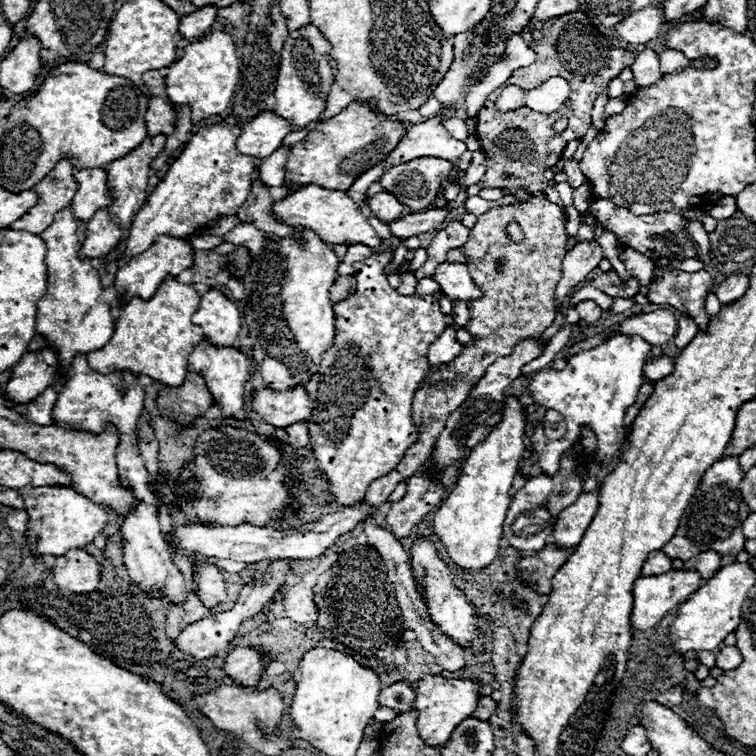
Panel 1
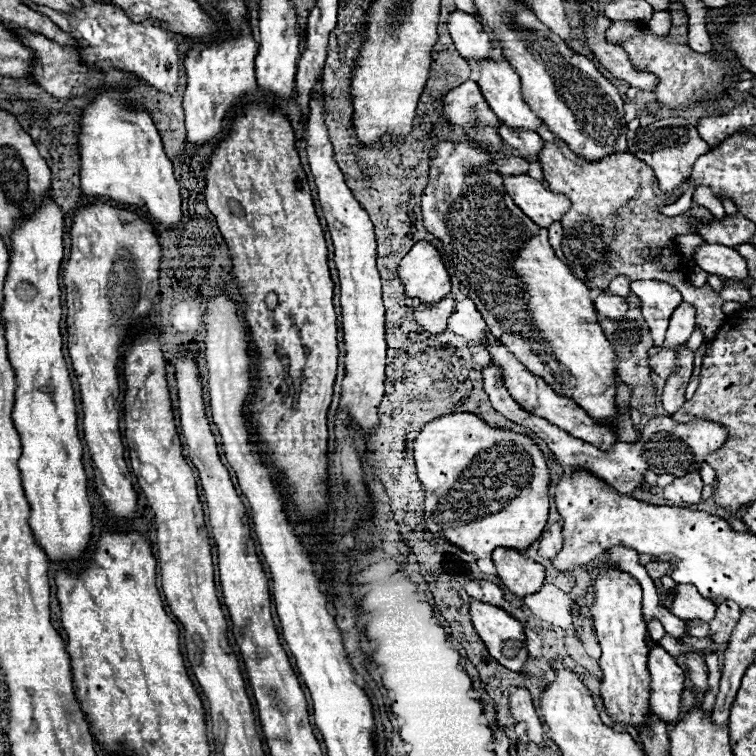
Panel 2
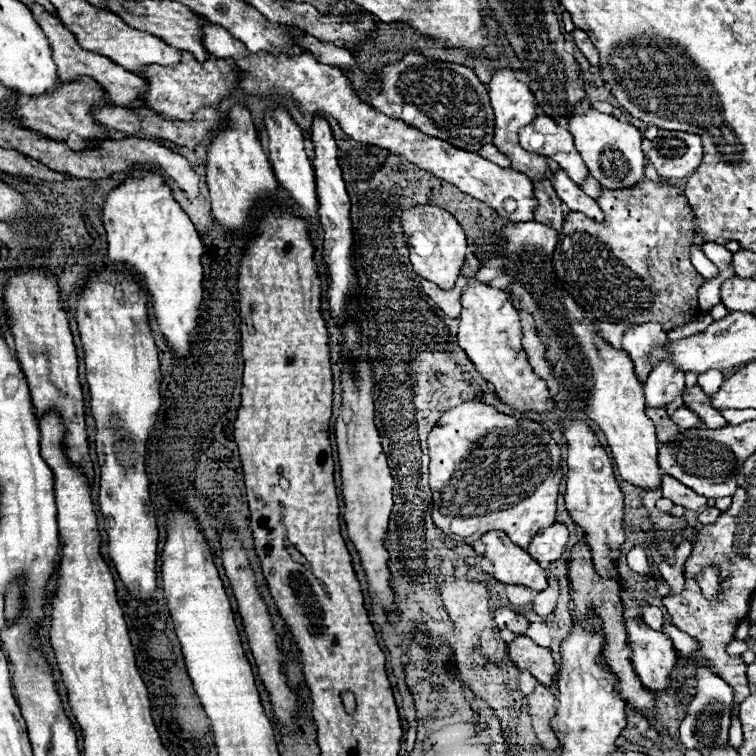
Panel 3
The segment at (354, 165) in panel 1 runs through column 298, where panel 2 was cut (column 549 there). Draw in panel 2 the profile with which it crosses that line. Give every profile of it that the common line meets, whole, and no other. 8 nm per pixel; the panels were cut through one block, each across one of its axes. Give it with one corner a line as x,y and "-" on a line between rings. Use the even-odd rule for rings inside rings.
554,140
544,142
544,148
538,152
538,160
542,164
544,182
552,192
566,194
572,200
570,210
562,216
564,238
562,238
562,252
570,262
570,270
576,278
580,278
588,288
606,290
608,282
614,276
628,276
630,280
648,280
656,278
660,282
668,282
676,286
684,298
684,302
696,308
696,324
706,338
714,338
722,320
726,315
720,308
726,301
746,304
752,300
748,284
743,281
725,280
721,294
717,294
708,284
702,288
694,288
688,282
687,260
676,248
676,236
688,234
692,228
688,222
694,218
710,220
710,212
702,206
694,206
688,216
664,216
664,222
656,220
662,214
656,212
658,206
666,206
666,202
676,202
680,190
674,194
664,194
658,188
654,178
654,170
638,160
630,152
616,152
614,156
604,156
602,160
590,162
582,160
582,156
574,156
566,142
-
580,208
596,208
598,214
590,216
592,224
586,232
586,216
584,216
584,230
582,230
582,216

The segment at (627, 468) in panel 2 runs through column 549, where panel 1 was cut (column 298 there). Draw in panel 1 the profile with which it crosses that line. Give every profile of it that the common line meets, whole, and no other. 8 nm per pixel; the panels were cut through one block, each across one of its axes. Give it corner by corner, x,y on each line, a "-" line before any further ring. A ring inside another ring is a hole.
296,422
296,424
290,424
286,428
288,436
290,436
290,446
296,446
296,448
302,448
302,446
310,446
310,434
308,434
308,428
304,422

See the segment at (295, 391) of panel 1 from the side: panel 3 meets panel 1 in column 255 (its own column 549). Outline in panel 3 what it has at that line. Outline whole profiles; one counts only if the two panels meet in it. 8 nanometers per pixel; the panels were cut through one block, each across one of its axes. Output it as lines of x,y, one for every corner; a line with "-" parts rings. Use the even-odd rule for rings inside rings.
484,262
476,266
464,264
462,276
468,278
468,286
462,292
462,316
460,316
460,330
458,330
458,344
468,354
476,370
494,386
498,396
512,408
520,412
550,412
554,400
550,398
548,386
542,378
534,374
528,364
528,356
522,348
522,328
518,320
518,312
508,300
504,290
492,288
486,282
478,282
476,274

